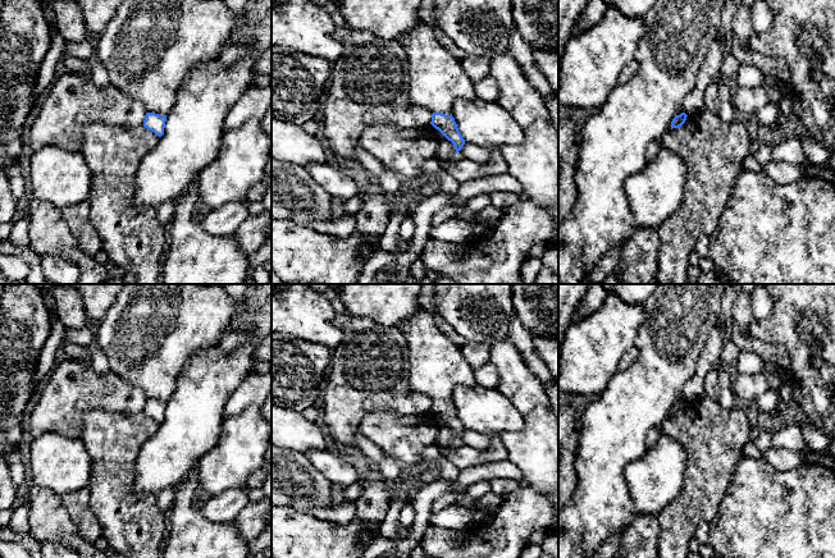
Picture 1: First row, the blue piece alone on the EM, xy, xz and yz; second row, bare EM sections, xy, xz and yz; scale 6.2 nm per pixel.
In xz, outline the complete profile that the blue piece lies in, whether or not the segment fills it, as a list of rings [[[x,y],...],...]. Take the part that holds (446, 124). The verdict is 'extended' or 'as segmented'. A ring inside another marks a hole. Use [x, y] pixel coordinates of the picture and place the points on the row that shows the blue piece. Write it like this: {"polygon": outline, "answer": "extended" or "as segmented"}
{"polygon": [[[433,113],[430,124],[453,143],[456,154],[465,145],[465,140],[462,138],[452,115]]], "answer": "as segmented"}

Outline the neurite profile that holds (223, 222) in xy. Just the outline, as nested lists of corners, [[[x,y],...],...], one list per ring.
[[[248,201],[229,202],[220,209],[210,210],[200,225],[211,235],[228,237],[233,235],[248,216]]]

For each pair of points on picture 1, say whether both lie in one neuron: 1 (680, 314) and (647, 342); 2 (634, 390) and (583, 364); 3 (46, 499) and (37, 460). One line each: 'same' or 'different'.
1: same
2: different
3: different

